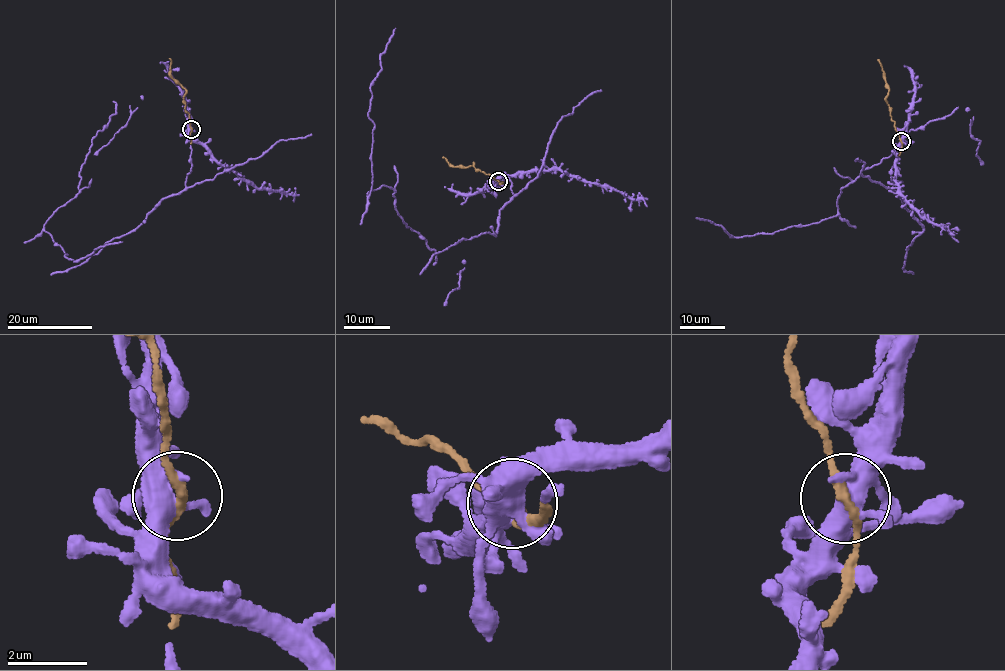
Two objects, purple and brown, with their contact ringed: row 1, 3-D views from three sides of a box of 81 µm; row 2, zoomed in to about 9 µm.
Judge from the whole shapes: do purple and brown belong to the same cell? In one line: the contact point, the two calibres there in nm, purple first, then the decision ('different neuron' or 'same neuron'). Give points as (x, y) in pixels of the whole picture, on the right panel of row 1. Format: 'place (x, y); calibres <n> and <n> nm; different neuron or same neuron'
place (901, 141); calibres 400 and 200 nm; same neuron

